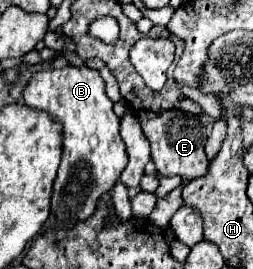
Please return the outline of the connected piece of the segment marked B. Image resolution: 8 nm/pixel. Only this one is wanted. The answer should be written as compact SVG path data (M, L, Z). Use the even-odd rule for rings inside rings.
M63 67L37 71L23 91L25 105L45 111L55 123L63 125L63 157L53 183L51 213L59 229L71 229L89 219L103 193L111 191L127 167L127 151L119 135L121 119L113 113L113 101L105 95L99 71L89 67Z

